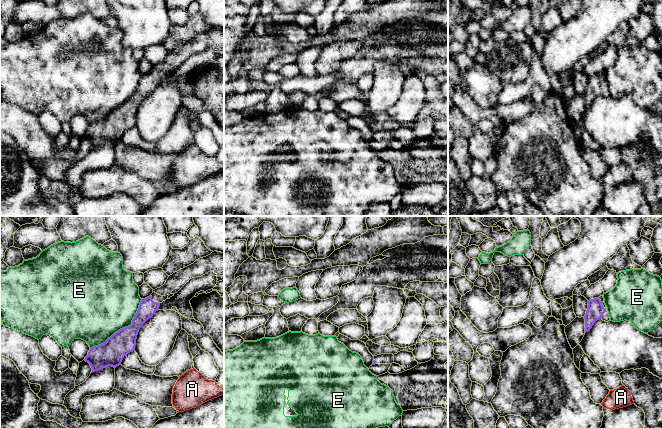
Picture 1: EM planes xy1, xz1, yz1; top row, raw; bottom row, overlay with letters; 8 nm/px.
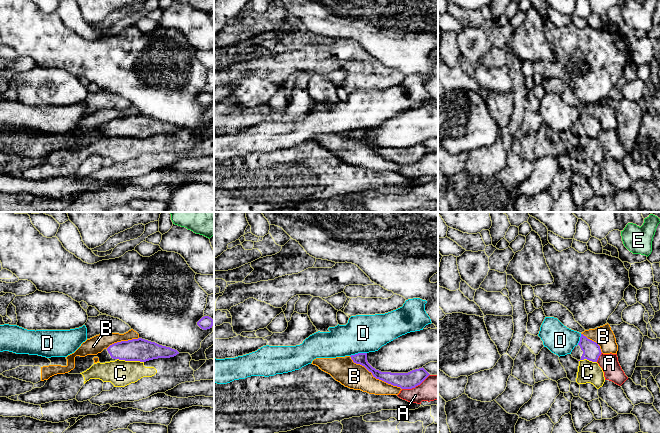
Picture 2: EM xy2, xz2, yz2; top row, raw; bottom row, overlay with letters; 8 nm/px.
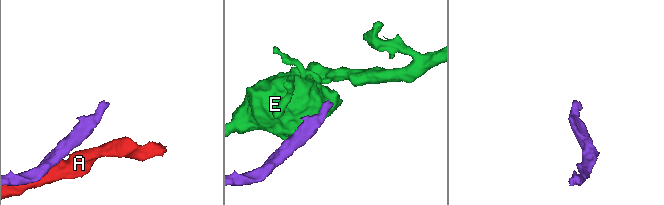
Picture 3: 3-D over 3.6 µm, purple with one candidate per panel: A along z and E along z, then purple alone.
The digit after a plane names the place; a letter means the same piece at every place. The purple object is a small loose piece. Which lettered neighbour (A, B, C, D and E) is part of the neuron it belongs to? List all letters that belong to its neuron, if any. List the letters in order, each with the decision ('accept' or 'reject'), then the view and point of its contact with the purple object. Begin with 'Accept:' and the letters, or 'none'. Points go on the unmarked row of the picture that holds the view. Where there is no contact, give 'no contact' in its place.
Accept: none
A: reject; contact xz2 (415, 162)
B: reject; contact xz2 (375, 153)
C: reject; contact xy2 (130, 136)
D: reject; contact xz2 (358, 129)
E: reject; contact xy1 (122, 104)

